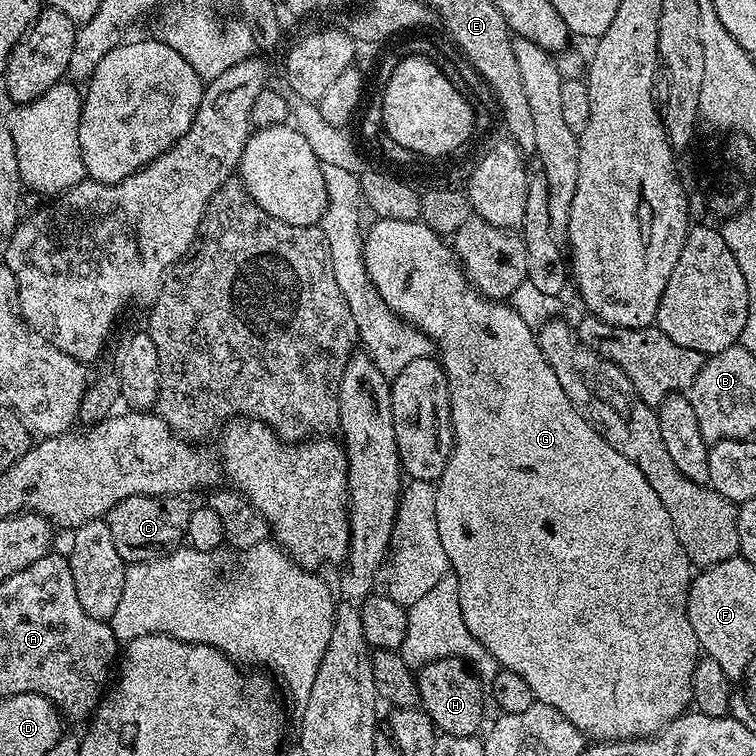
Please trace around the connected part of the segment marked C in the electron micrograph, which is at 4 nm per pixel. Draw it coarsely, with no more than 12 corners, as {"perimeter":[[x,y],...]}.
{"perimeter":[[131,496],[106,519],[125,562],[181,547],[193,505]]}

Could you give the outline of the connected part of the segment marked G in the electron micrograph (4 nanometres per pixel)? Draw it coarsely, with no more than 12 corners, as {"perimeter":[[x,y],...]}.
{"perimeter":[[420,220],[462,618],[589,741],[689,711],[694,568],[537,333]]}

